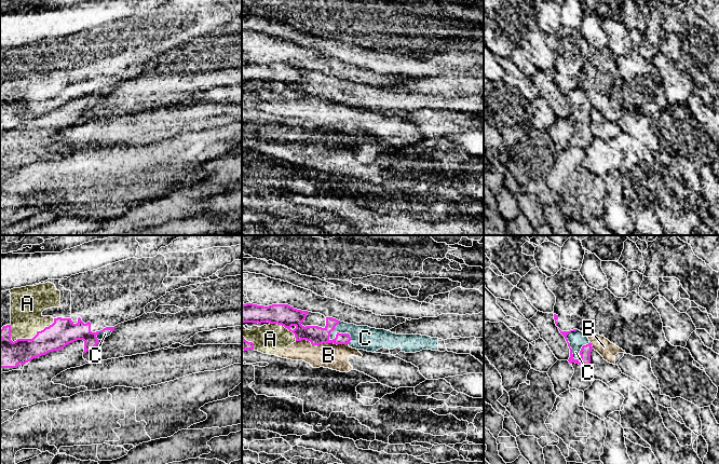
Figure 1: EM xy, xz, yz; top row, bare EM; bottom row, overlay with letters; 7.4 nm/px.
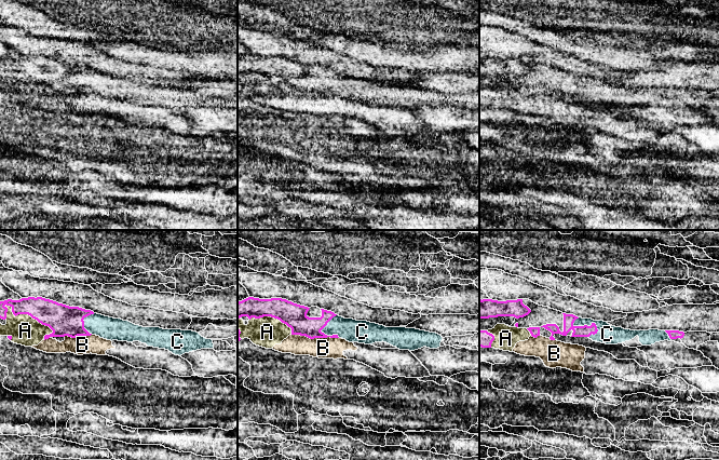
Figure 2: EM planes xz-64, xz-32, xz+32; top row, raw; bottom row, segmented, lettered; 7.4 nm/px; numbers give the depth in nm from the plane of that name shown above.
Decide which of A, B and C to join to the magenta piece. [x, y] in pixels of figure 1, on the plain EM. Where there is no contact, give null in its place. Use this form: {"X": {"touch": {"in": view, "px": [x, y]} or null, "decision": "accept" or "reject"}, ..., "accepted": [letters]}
{"A": {"touch": {"in": "xy", "px": [34, 95]}, "decision": "reject"}, "B": {"touch": {"in": "xz", "px": [322, 100]}, "decision": "reject"}, "C": {"touch": {"in": "yz", "px": [568, 100]}, "decision": "accept"}, "accepted": ["C"]}

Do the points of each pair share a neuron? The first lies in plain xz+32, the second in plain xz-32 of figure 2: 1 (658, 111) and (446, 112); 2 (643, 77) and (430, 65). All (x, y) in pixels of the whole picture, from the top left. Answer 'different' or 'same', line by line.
1: same
2: different

